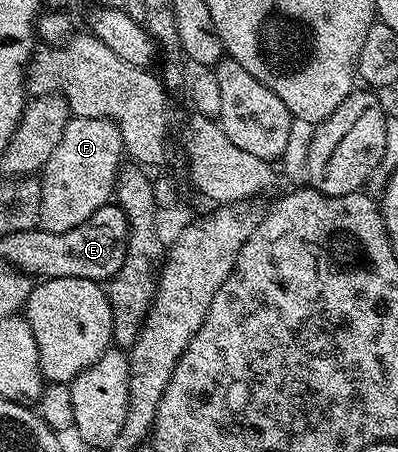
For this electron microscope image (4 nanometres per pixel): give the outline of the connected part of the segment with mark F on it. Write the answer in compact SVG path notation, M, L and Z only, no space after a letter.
M72 117L61 135L61 143L57 143L41 170L39 225L54 233L69 231L108 204L121 168L119 156L122 158L124 153L121 131L113 121L106 117Z

